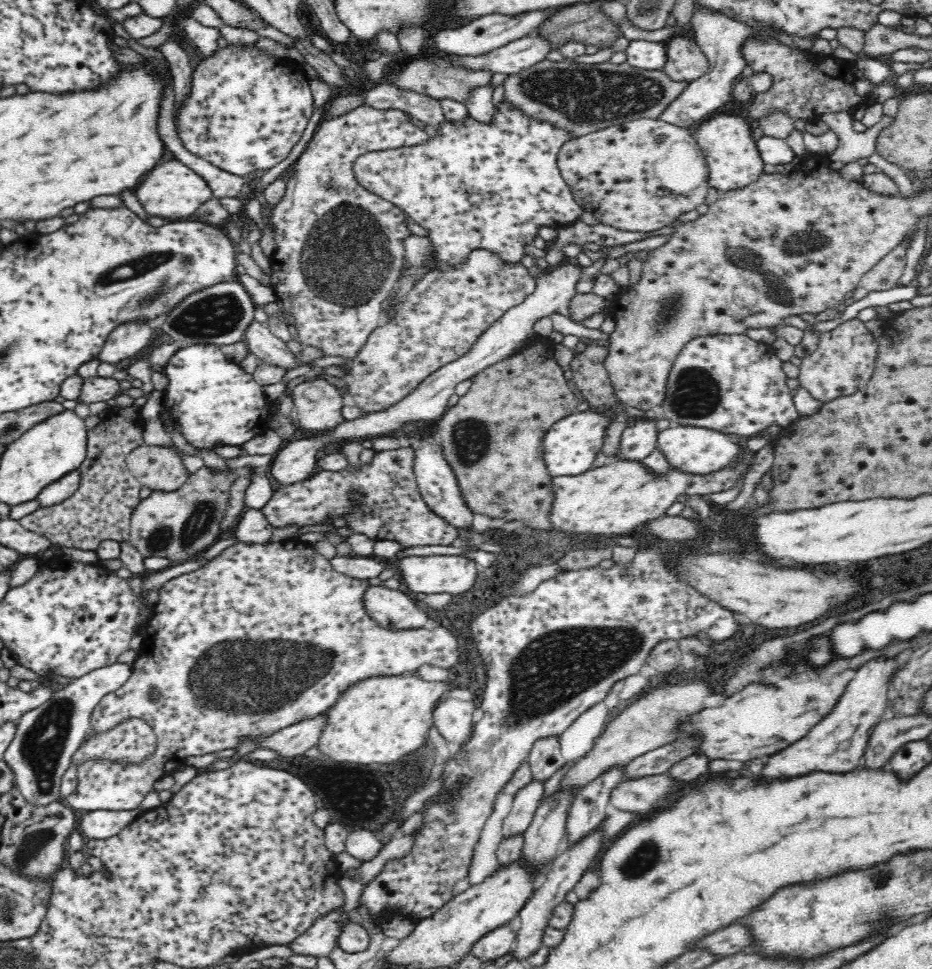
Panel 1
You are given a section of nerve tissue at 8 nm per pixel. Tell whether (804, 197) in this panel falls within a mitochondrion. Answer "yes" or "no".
no

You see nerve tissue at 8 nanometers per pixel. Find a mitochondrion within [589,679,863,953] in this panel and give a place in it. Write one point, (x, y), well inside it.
(643, 860)

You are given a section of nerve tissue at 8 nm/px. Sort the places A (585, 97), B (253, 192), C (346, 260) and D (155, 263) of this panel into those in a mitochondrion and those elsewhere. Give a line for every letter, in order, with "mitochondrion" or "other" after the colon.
A: mitochondrion
B: other
C: mitochondrion
D: mitochondrion

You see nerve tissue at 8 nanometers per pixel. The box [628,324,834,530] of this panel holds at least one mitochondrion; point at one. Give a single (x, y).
(696, 393)

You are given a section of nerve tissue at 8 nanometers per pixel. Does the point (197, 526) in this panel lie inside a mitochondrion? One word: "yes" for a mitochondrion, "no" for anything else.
yes

